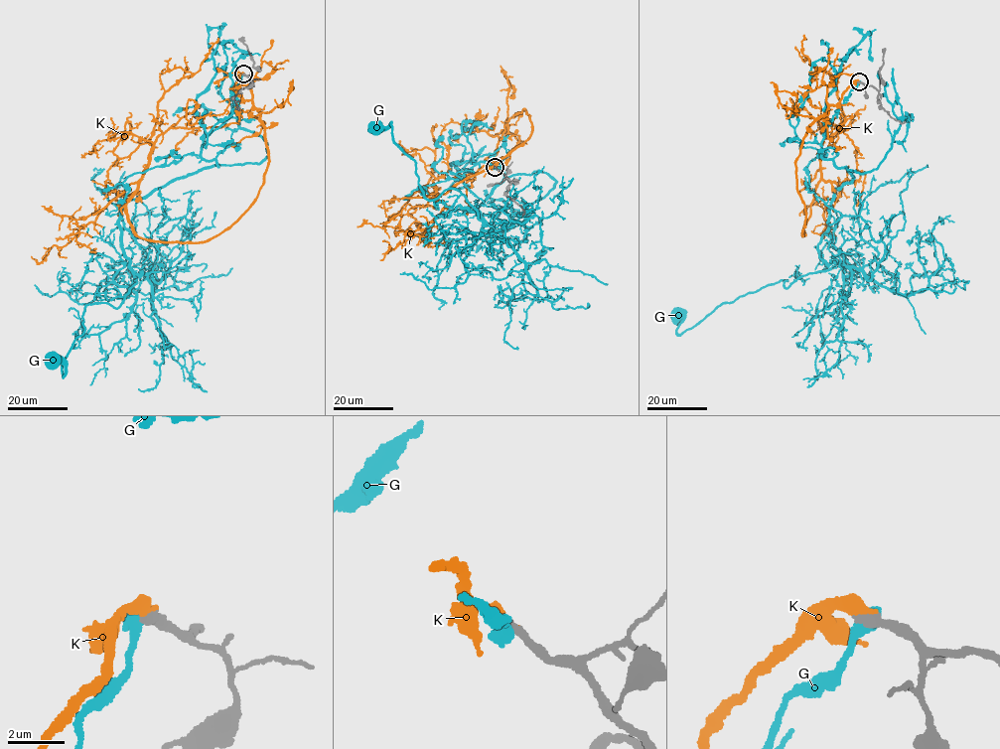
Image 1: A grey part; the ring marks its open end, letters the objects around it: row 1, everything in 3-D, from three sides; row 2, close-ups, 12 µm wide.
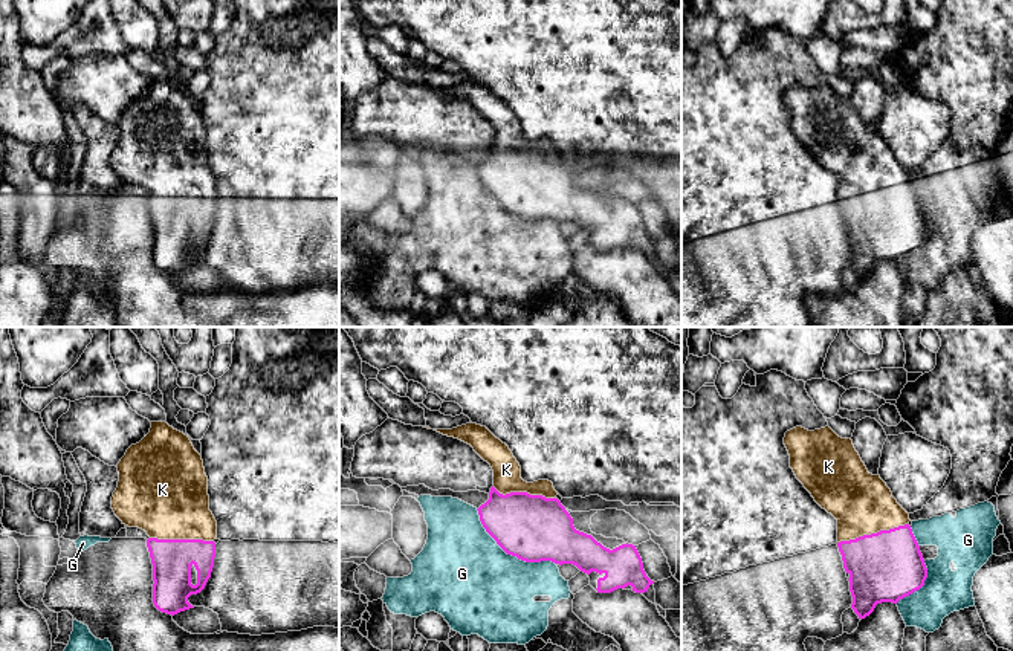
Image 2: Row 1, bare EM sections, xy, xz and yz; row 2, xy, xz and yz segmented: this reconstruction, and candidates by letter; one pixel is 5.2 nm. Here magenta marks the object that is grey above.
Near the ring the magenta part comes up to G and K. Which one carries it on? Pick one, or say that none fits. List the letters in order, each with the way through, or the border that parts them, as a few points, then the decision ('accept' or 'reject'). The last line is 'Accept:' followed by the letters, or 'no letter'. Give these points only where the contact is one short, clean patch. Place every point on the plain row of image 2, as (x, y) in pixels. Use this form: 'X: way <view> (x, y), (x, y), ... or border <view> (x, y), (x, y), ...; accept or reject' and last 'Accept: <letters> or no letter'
G: reject
K: accept
Accept: K

